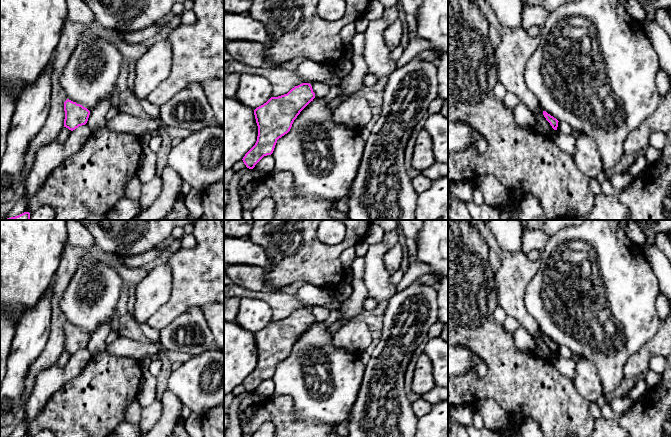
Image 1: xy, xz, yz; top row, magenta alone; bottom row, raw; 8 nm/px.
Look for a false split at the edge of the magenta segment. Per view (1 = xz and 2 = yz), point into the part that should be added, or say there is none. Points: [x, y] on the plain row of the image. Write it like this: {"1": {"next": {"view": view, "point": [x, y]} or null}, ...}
{"1": {"next": null}, "2": {"next": null}}

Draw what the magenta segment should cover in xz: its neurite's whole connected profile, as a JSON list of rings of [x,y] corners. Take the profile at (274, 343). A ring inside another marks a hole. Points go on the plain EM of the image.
[[[302,307],[292,312],[287,318],[271,321],[266,327],[254,334],[258,360],[255,369],[242,383],[247,392],[253,393],[264,380],[273,377],[277,364],[290,355],[294,344],[314,322],[315,317],[311,308]]]

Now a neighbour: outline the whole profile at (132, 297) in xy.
[[[132,288],[129,296],[129,302],[128,302],[128,313],[133,316],[134,313],[134,304],[136,300],[136,288]]]

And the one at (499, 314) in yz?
[[[497,306],[493,312],[493,318],[497,324],[503,325],[507,318],[507,314],[503,308]]]

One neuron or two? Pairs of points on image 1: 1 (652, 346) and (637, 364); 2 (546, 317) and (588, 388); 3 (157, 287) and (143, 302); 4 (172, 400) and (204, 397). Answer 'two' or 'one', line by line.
1: one
2: two
3: one
4: two

